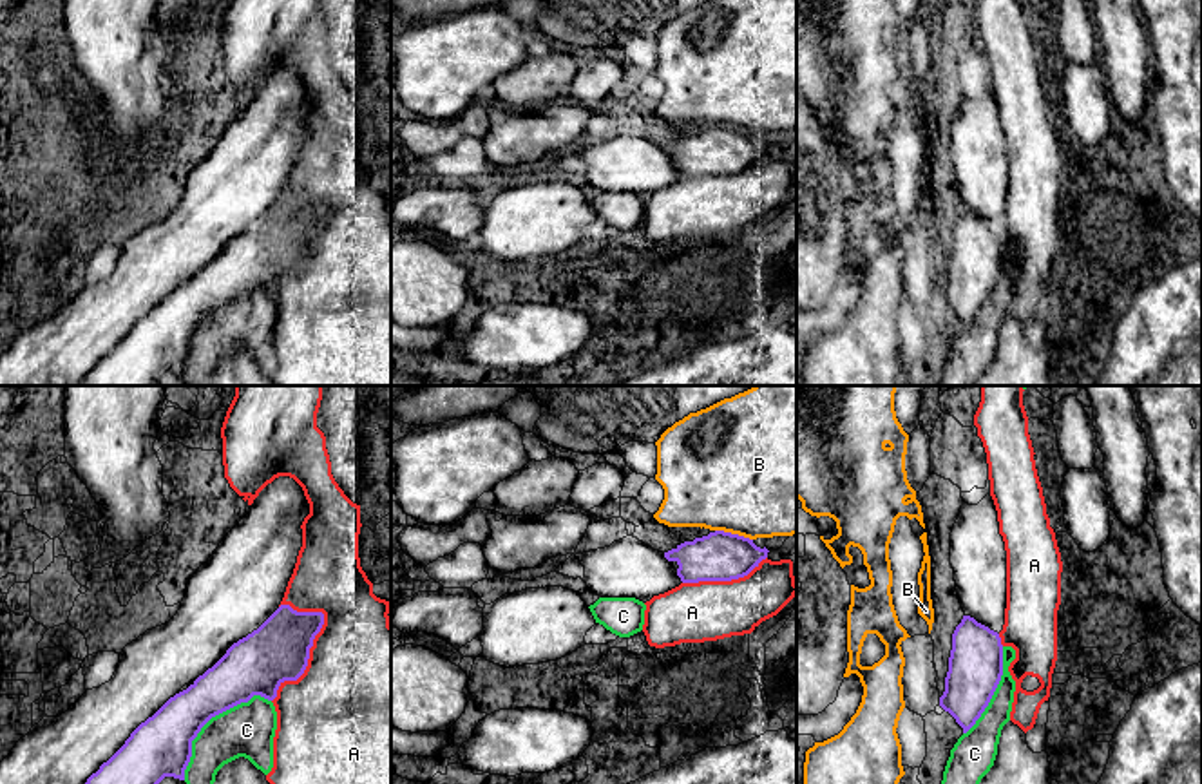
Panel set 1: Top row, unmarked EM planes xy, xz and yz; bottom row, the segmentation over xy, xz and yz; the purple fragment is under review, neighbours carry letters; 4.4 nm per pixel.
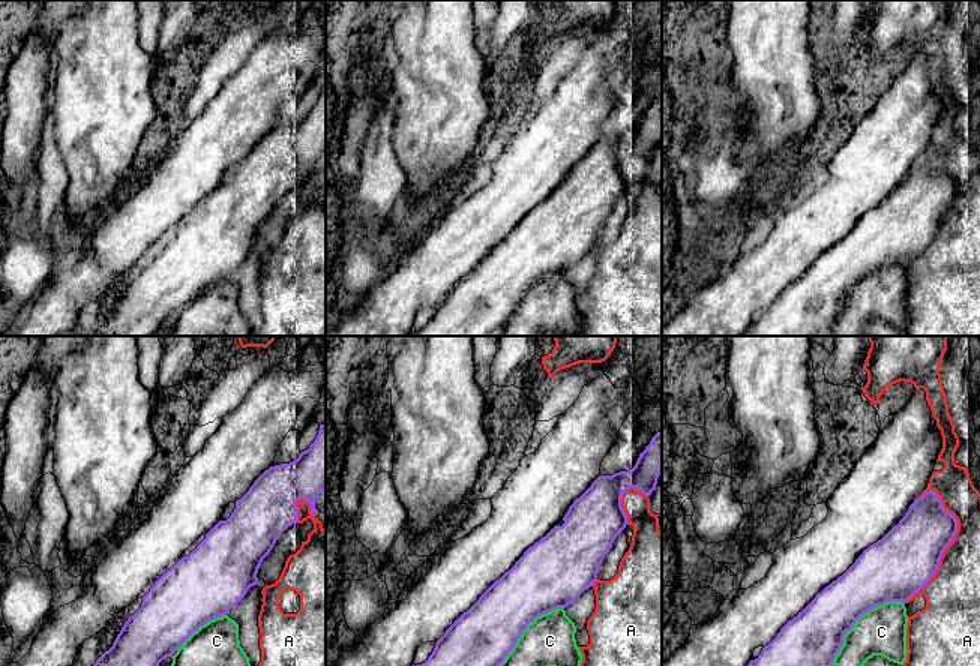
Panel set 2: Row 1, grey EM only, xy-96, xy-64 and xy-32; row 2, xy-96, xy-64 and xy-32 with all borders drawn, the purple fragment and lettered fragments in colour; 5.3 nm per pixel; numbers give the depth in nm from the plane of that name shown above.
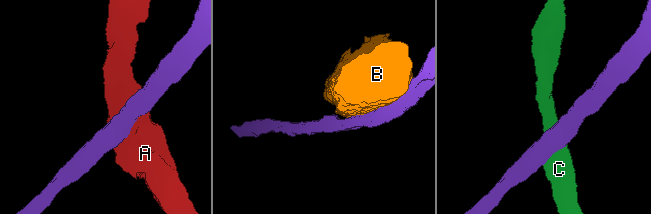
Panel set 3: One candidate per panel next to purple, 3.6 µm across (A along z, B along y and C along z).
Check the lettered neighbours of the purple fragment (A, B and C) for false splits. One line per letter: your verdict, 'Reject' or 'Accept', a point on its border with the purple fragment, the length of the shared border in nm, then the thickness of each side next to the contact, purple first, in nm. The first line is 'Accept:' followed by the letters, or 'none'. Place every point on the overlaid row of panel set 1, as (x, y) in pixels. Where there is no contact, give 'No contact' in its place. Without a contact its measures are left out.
Accept: none
A: Reject. Touches purple at xy (306, 661). Shared border 460 nm. Thickness 280 nm (purple) against 480 nm
B: Reject. Touches purple at xz (734, 535). Shared border 180 nm. Thickness 220 nm (purple) against 480 nm
C: Reject. Touches purple at xy (210, 717). Shared border 550 nm. Thickness 260 nm (purple) against 240 nm

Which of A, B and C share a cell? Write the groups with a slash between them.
A C / B

